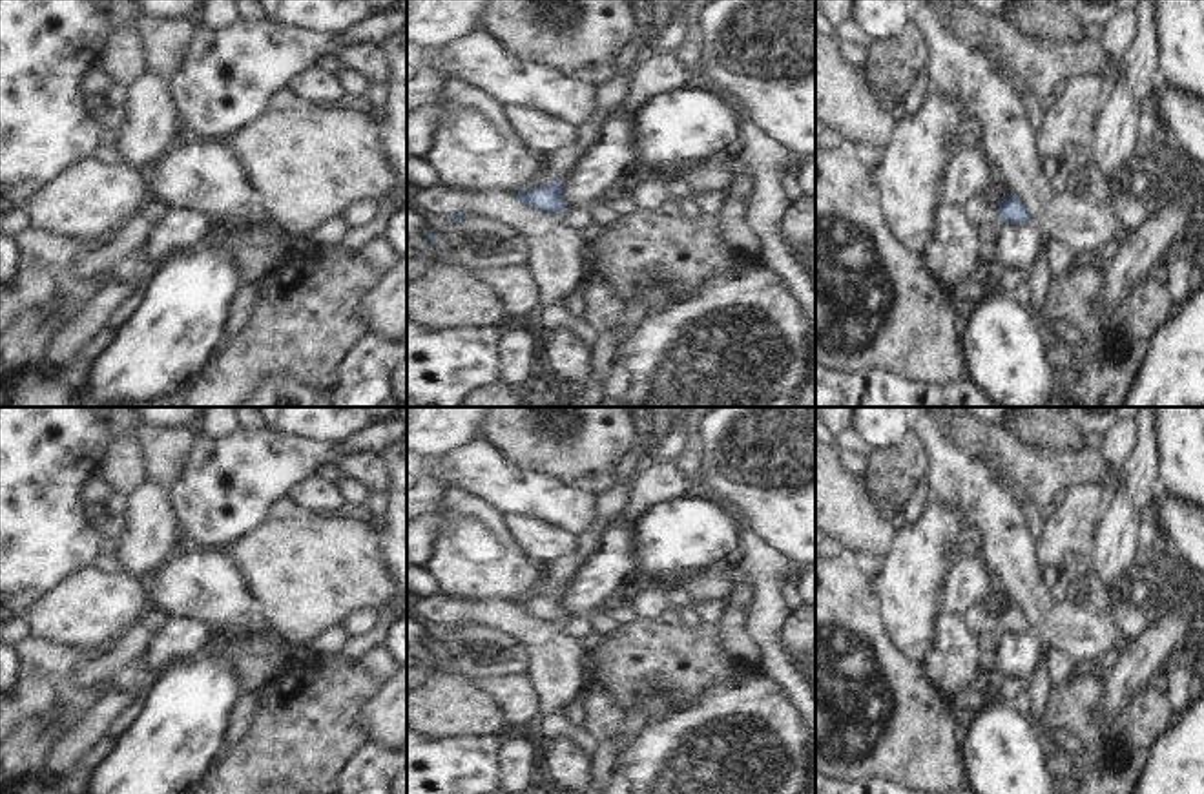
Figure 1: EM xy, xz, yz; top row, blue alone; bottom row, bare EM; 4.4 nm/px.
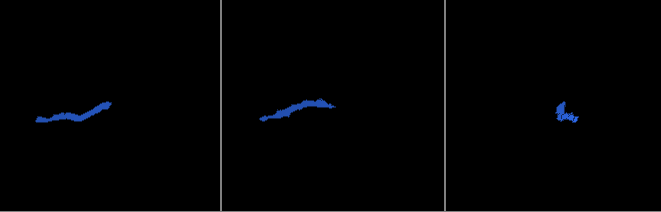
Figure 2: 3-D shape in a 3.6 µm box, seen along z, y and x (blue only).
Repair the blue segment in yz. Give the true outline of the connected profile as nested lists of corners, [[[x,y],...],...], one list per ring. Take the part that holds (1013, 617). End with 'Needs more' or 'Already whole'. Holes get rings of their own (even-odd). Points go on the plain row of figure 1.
[[[980,602],[965,611],[965,621],[974,633],[998,630],[1000,633],[1025,633],[1031,630],[1025,611],[1018,604],[994,611]]]. Needs more

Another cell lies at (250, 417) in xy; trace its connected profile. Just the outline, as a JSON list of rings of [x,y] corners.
[[[235,407],[235,416],[239,425],[244,425],[248,429],[265,429],[270,425],[270,418],[263,407]]]

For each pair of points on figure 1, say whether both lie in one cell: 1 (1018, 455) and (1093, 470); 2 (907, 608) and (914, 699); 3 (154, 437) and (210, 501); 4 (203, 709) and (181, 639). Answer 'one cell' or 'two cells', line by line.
1: one cell
2: two cells
3: two cells
4: two cells

